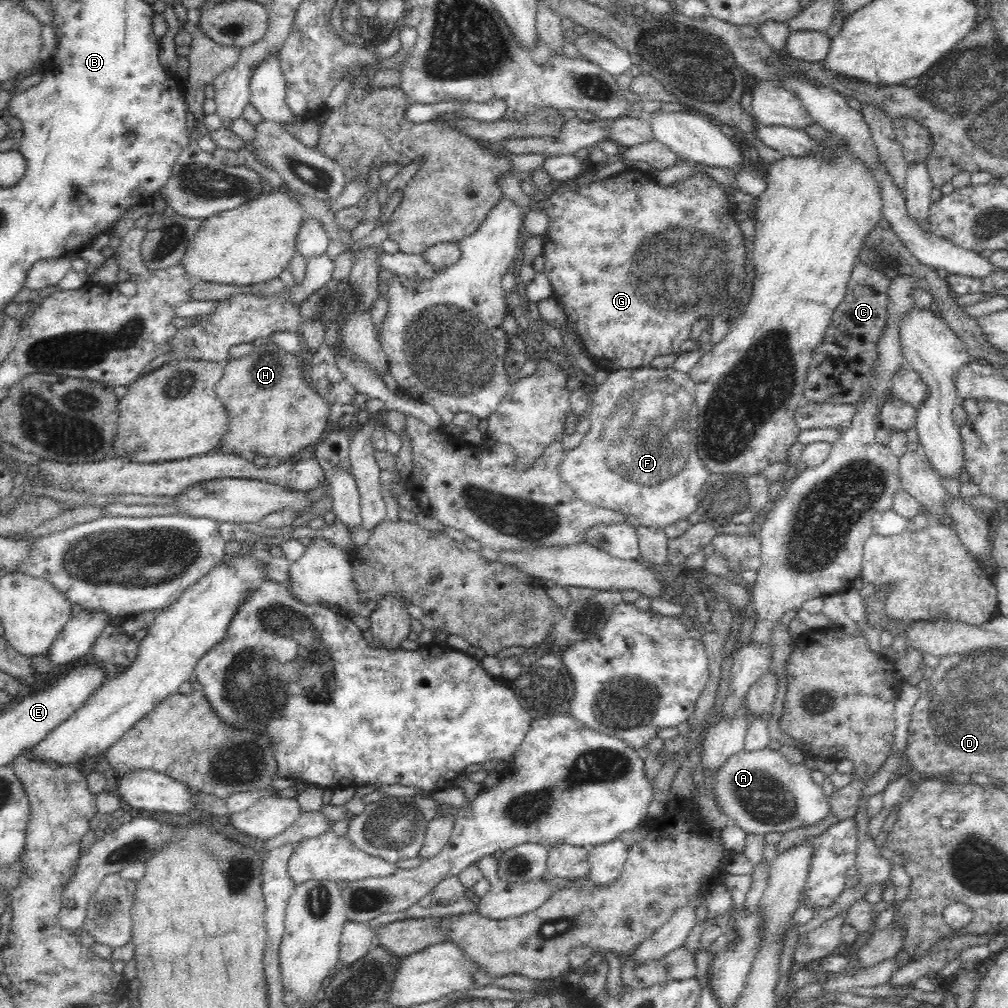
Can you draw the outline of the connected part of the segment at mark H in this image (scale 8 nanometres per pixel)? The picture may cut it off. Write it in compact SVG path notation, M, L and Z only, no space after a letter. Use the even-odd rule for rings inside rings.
M271 340L254 346L244 357L230 359L224 364L224 376L217 382L215 393L228 411L229 425L219 446L232 454L238 454L248 460L254 456L277 456L281 461L288 460L290 454L296 454L304 448L314 446L322 440L324 430L330 425L330 404L324 401L308 381L300 380L298 361L293 353L287 352Z

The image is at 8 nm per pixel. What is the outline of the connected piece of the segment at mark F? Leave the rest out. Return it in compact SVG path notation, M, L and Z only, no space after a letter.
M673 367L621 369L608 372L608 380L589 395L587 415L590 430L579 446L570 449L559 464L560 476L584 502L621 512L642 526L663 529L676 520L687 519L697 510L697 494L711 476L700 460L697 444L696 385Z

